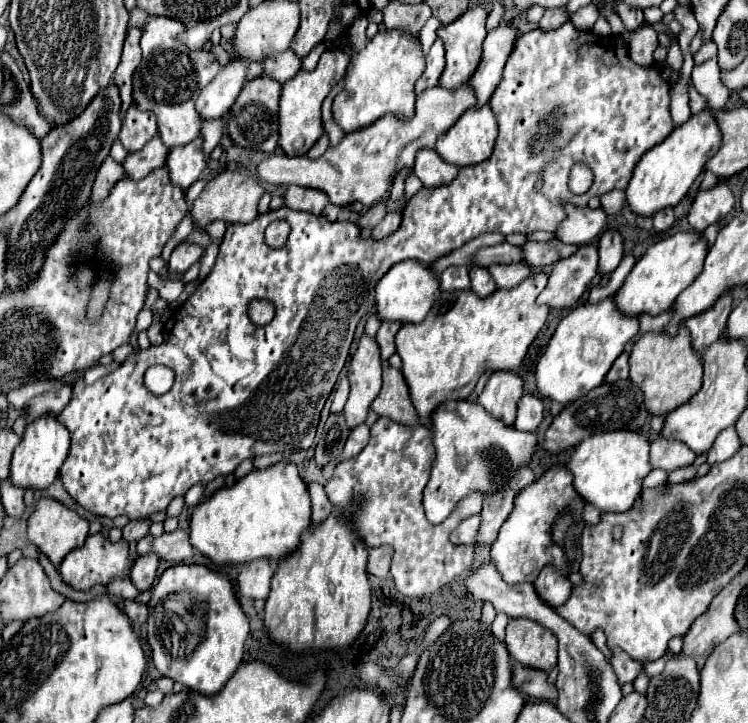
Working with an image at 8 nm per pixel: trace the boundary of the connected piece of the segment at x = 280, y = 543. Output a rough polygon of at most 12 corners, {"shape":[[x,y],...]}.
{"shape":[[296,464],[252,470],[198,504],[216,564],[280,560],[310,526]]}

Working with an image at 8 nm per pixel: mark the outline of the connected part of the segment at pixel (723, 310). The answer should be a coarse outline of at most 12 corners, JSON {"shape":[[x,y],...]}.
{"shape":[[732,296],[686,322],[700,358],[724,336]]}

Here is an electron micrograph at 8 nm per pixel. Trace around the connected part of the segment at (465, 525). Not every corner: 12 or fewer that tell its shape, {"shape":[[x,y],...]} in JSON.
{"shape":[[480,516],[462,520],[450,534],[454,544],[474,544]]}

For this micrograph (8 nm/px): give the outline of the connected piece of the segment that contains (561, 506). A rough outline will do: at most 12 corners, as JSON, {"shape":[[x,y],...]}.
{"shape":[[564,466],[524,488],[492,544],[506,584],[578,572],[582,496]]}

